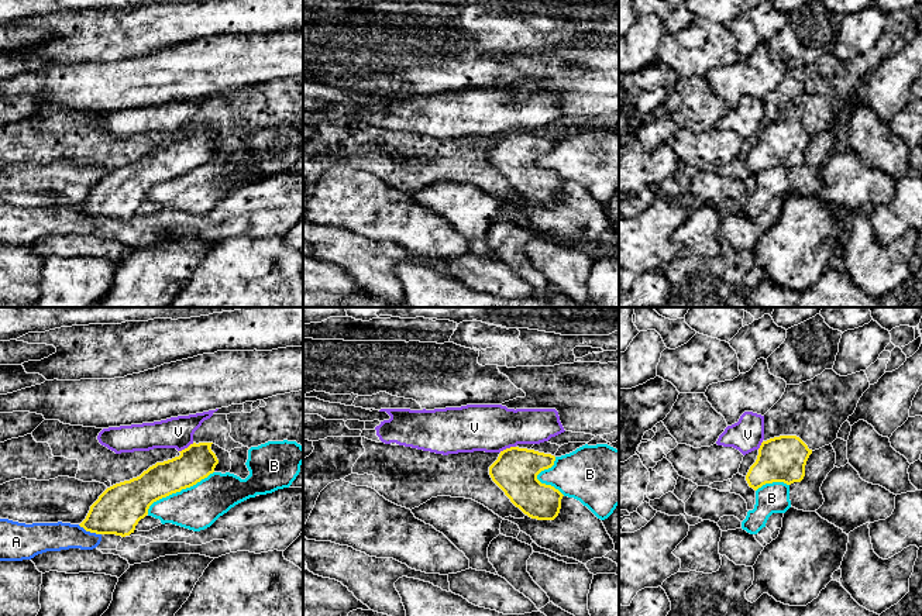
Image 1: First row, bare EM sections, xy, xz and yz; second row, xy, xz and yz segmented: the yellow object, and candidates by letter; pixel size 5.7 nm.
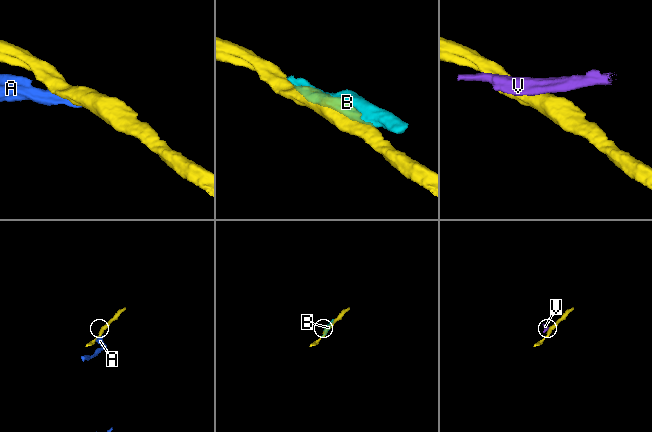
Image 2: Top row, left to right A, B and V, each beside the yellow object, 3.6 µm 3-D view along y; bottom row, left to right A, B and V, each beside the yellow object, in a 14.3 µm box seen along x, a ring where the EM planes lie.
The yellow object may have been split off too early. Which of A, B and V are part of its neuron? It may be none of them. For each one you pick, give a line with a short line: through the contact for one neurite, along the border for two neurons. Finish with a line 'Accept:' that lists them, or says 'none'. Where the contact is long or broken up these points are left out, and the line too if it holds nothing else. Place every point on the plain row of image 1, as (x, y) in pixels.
Accept: none

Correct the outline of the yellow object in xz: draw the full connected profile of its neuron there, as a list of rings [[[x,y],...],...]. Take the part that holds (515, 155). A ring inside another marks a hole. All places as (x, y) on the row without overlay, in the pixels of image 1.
[[[510,131],[500,135],[489,151],[489,159],[524,199],[537,204],[554,204],[564,179],[537,164],[541,155],[554,149],[554,145],[555,141],[551,138]]]

